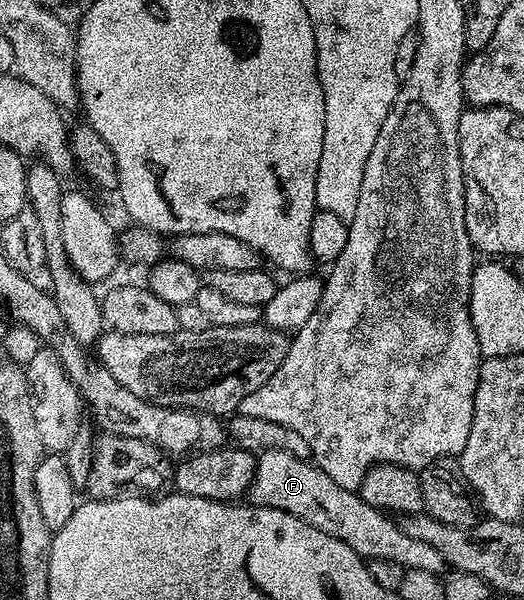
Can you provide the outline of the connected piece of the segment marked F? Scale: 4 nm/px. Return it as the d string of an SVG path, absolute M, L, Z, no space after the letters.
M271 450L257 456L255 478L249 484L248 499L256 507L283 510L319 530L323 534L331 534L331 538L339 538L355 554L366 561L375 558L387 558L387 562L399 562L405 569L427 570L438 574L446 571L445 559L427 542L419 542L419 538L411 538L404 532L396 519L390 518L381 509L363 502L357 492L349 492L339 482L331 482L327 474L309 460L295 458L295 454L287 454L283 450Z

